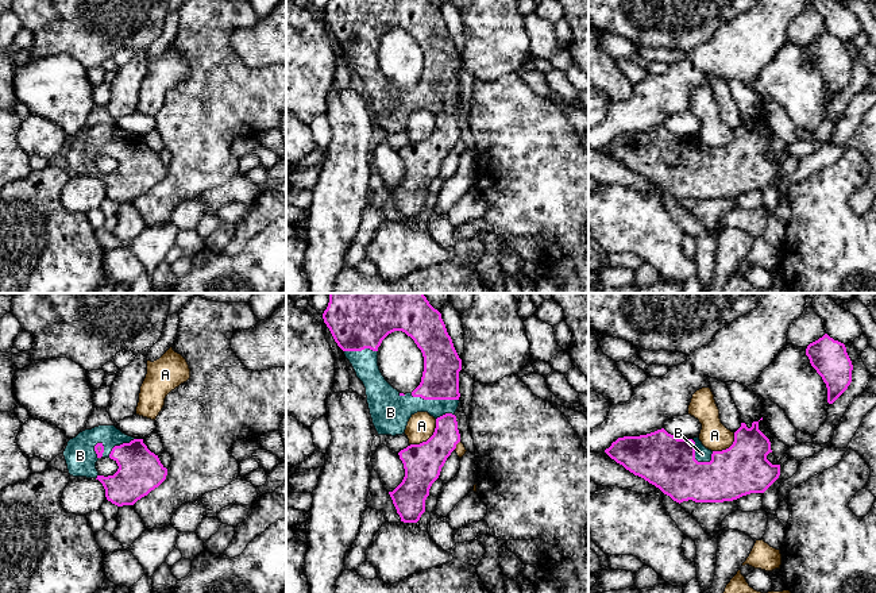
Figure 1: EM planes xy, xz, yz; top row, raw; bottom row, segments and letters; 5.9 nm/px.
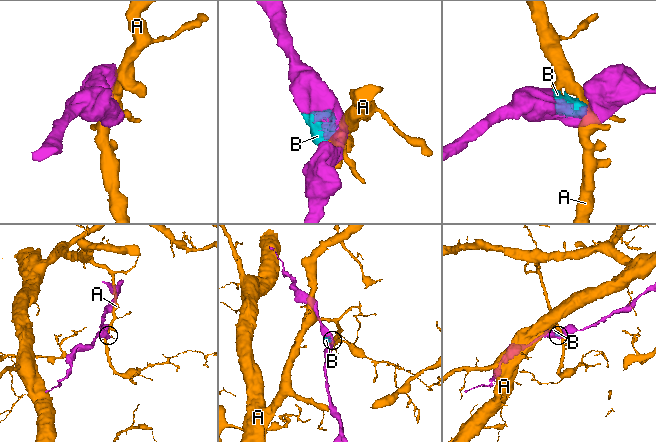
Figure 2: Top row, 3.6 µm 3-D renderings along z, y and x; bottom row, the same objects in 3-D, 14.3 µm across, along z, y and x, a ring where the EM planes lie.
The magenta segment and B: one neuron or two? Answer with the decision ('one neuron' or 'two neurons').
one neuron

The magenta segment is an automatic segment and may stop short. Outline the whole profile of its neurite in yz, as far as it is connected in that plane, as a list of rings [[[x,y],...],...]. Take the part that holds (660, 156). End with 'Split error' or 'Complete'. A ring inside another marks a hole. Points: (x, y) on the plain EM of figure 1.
[[[759,119],[748,126],[745,120],[734,130],[733,142],[722,149],[706,146],[699,135],[680,136],[664,126],[640,134],[624,134],[611,140],[605,150],[626,167],[659,185],[676,200],[692,197],[695,200],[733,199],[750,190],[764,190],[780,173],[780,162],[772,162],[767,153],[772,150],[769,136],[759,127]]]. Split error

